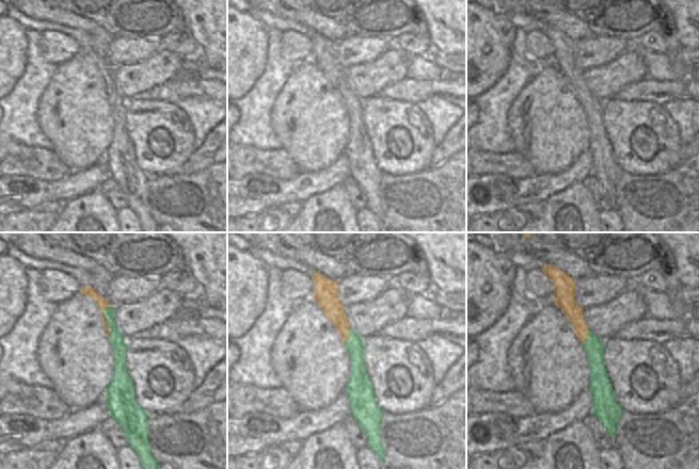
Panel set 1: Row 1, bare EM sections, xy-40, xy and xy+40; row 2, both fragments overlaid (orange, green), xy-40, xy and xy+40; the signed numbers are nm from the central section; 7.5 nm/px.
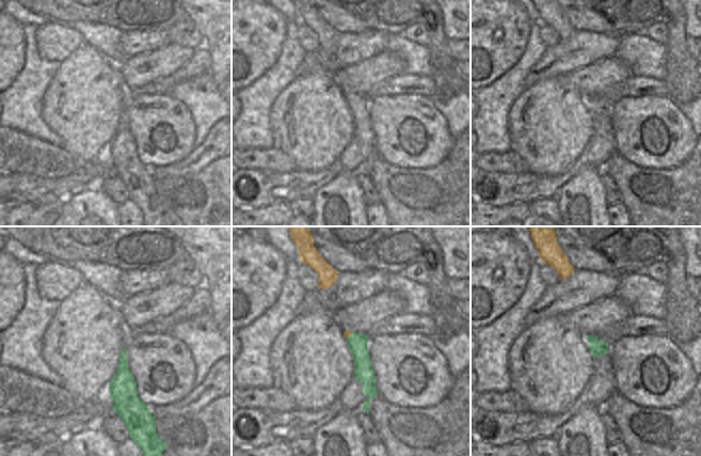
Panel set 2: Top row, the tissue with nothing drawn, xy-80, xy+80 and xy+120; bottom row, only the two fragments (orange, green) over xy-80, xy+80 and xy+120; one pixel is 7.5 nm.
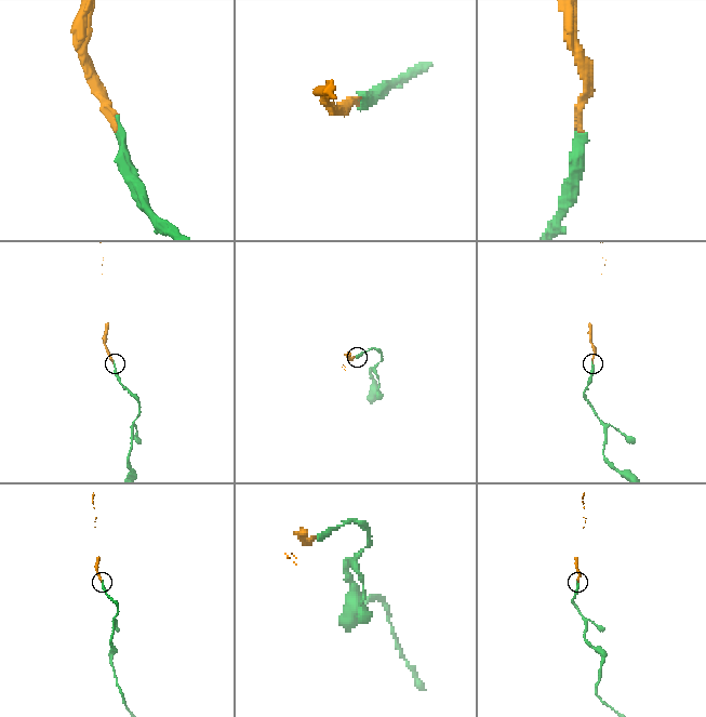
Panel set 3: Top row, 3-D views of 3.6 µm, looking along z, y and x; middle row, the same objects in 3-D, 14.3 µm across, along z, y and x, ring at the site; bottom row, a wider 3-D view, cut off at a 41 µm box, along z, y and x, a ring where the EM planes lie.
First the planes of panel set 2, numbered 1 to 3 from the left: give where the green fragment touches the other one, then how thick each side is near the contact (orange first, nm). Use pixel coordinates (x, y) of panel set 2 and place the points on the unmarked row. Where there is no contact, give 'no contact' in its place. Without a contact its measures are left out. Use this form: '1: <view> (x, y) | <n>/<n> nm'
1: no contact
2: xy+80 (349, 96) | 50/140 nm
3: no contact

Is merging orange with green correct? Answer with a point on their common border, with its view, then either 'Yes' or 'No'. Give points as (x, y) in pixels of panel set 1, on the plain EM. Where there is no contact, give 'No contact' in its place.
Touches orange at xy-40 (104, 81). Yes.

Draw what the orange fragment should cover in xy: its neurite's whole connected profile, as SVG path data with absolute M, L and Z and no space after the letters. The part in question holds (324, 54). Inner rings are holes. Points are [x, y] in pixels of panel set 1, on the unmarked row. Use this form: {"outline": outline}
{"outline": "M317 32L311 38L314 46L312 60L335 88L348 114L350 138L344 153L350 167L349 177L359 184L367 199L367 208L384 227L384 212L380 201L382 172L376 163L371 142L363 125L363 100L348 85L346 69L337 61L337 43Z"}

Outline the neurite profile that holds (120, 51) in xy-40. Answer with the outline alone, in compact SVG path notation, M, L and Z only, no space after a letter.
M114 37L107 47L107 63L110 66L123 66L146 60L160 49L160 41L146 38Z

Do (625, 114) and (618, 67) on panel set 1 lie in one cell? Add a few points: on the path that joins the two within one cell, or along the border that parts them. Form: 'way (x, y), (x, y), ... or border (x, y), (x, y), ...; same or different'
border (613, 96), (602, 102); different

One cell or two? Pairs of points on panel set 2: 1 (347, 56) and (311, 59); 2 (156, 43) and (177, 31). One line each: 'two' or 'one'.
1: one
2: two

